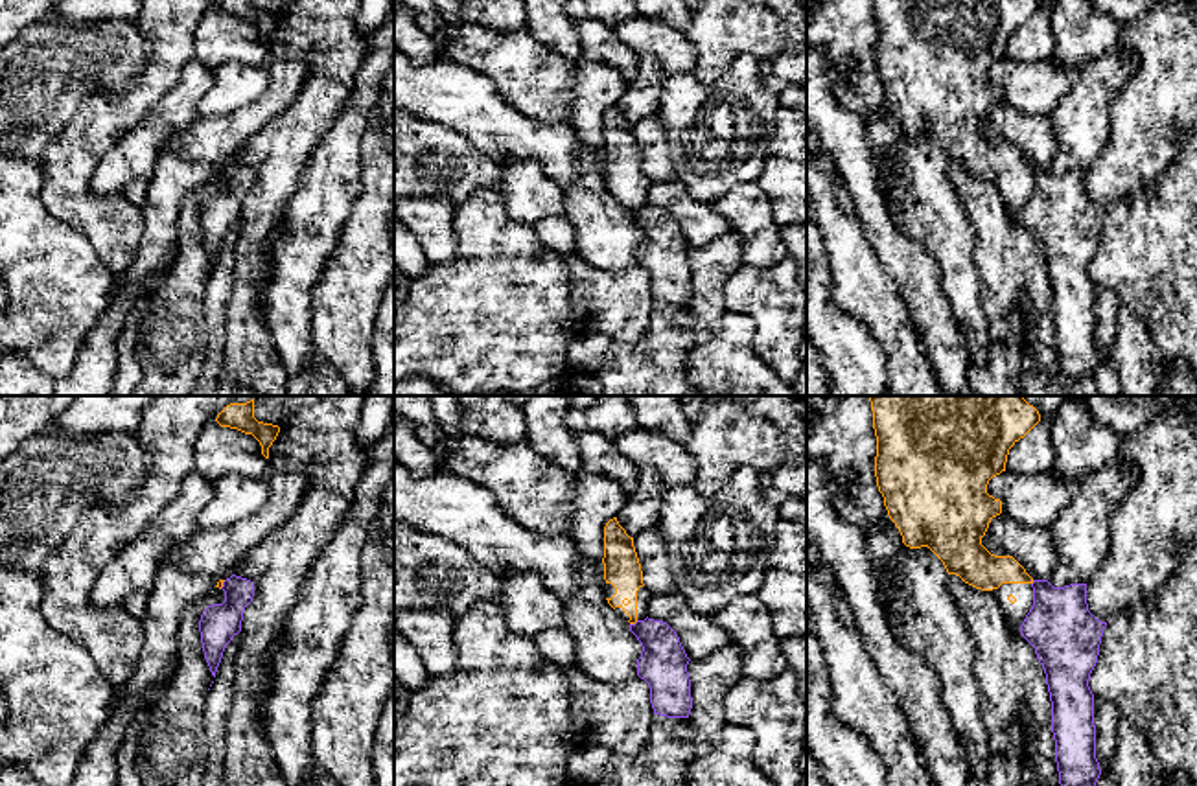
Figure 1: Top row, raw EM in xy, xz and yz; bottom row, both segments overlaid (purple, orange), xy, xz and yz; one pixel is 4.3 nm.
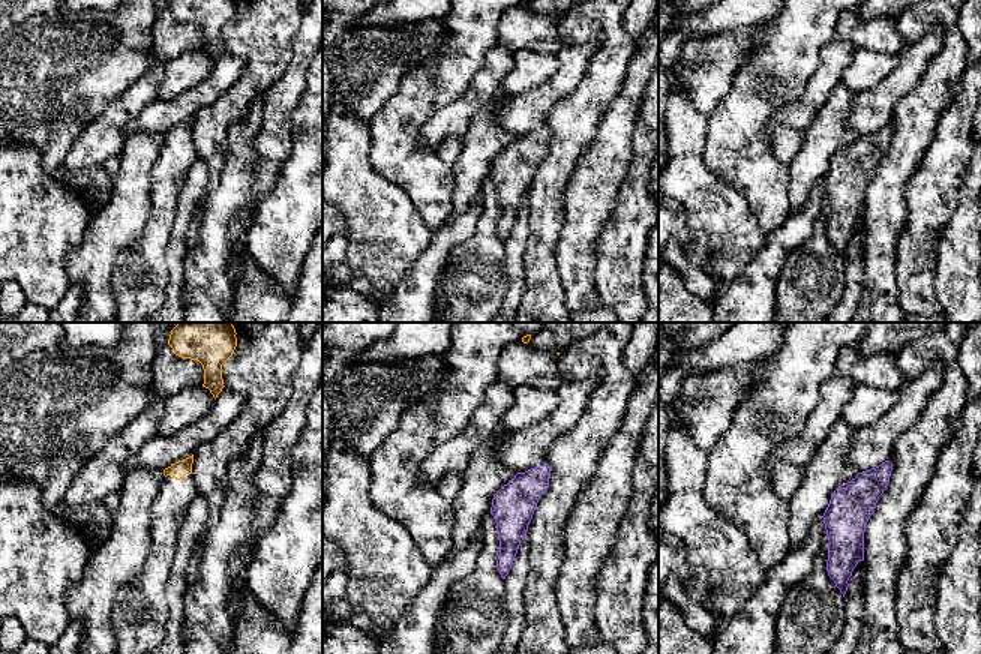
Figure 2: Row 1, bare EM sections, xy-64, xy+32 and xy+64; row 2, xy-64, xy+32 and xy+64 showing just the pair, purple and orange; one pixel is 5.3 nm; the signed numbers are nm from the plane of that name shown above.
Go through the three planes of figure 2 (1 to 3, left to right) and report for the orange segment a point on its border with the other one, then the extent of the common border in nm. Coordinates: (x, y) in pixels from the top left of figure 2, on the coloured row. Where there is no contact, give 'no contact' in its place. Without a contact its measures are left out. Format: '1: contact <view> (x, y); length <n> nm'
1: no contact
2: no contact
3: no contact

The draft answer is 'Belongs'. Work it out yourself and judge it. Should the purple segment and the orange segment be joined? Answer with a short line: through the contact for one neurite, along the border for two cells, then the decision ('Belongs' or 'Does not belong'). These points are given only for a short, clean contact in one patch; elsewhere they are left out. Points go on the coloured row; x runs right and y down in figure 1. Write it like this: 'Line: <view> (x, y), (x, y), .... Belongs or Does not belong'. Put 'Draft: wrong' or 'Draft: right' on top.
Draft: wrong
Line: xz (638, 621), (630, 624). Does not belong

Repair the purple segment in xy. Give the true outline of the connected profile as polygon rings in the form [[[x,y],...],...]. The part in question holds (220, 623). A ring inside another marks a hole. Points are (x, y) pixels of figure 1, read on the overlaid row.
[[[236,574],[221,589],[225,602],[208,606],[199,620],[204,659],[214,677],[227,644],[241,631],[243,611],[254,596],[254,584]]]

